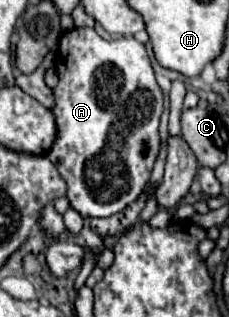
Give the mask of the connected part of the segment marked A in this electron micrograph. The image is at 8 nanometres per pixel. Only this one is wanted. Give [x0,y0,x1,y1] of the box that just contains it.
[45,27,163,219]

